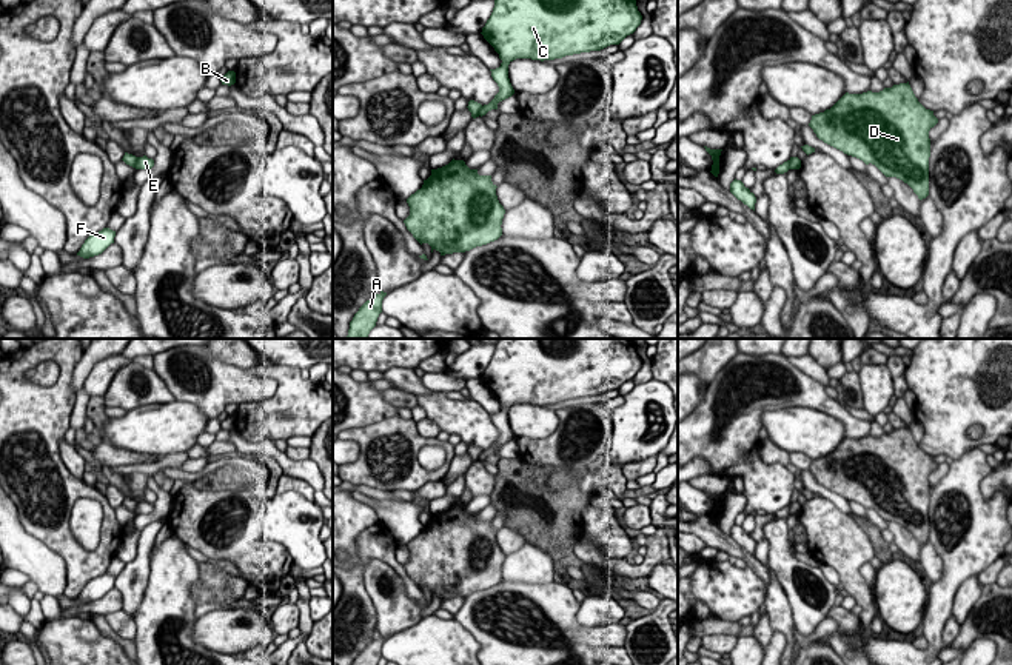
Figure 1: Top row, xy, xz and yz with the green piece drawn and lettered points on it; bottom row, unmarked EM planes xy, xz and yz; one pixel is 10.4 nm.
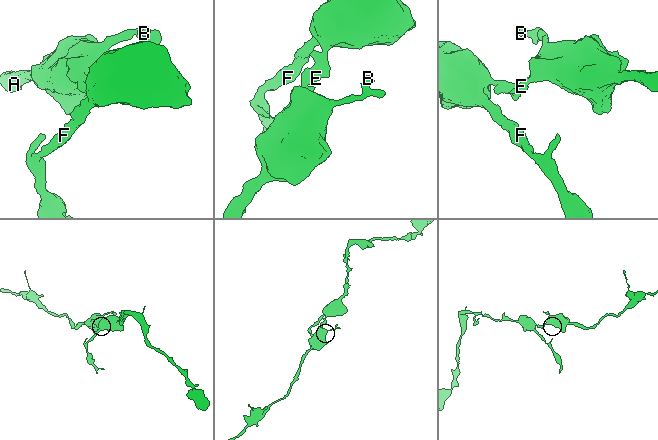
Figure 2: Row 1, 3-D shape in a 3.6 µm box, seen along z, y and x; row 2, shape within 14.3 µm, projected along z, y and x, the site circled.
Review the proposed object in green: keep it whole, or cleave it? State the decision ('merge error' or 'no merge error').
merge error

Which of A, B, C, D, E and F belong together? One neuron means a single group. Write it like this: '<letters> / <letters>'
A B D / C E F

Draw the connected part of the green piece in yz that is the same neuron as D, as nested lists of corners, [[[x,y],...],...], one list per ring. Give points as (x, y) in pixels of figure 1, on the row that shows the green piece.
[[[907,82],[880,92],[846,92],[830,109],[812,115],[809,126],[824,143],[875,165],[886,177],[903,180],[923,200],[929,195],[929,131],[937,123],[933,111],[918,102]]]

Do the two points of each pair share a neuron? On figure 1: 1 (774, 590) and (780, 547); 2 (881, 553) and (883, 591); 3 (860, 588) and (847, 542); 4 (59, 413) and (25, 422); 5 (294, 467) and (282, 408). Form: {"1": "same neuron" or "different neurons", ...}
{"1": "different neurons", "2": "different neurons", "3": "same neuron", "4": "same neuron", "5": "different neurons"}

